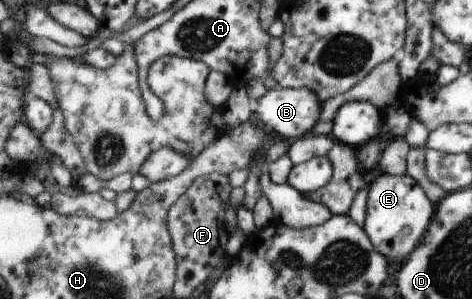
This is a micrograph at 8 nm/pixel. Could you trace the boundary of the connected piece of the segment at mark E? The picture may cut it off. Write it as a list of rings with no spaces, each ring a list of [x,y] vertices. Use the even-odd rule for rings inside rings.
[[[382,173],[368,184],[362,228],[377,253],[381,253],[385,259],[399,261],[415,251],[421,237],[424,237],[425,229],[428,229],[427,225],[431,225],[429,221],[433,215],[433,205],[429,200],[429,197],[423,195],[421,186],[407,174],[393,176]]]

